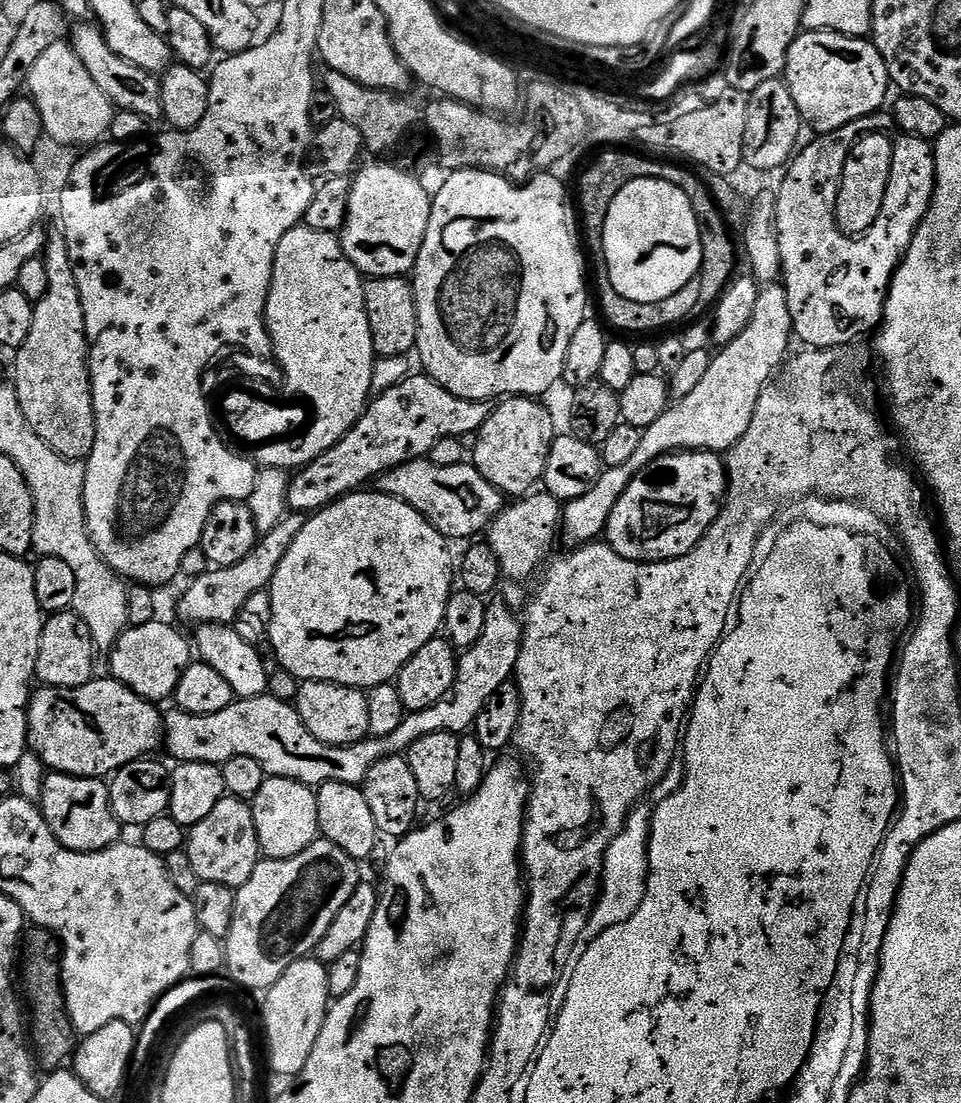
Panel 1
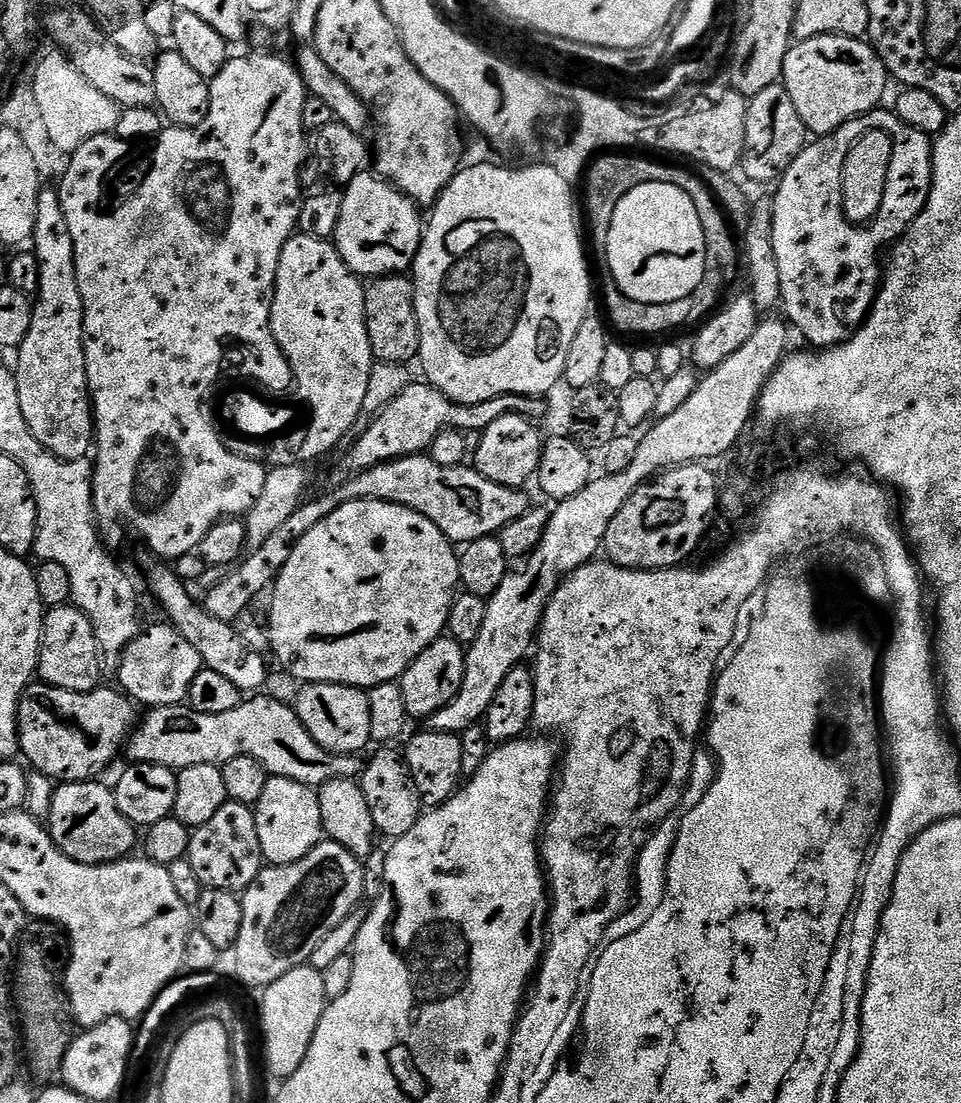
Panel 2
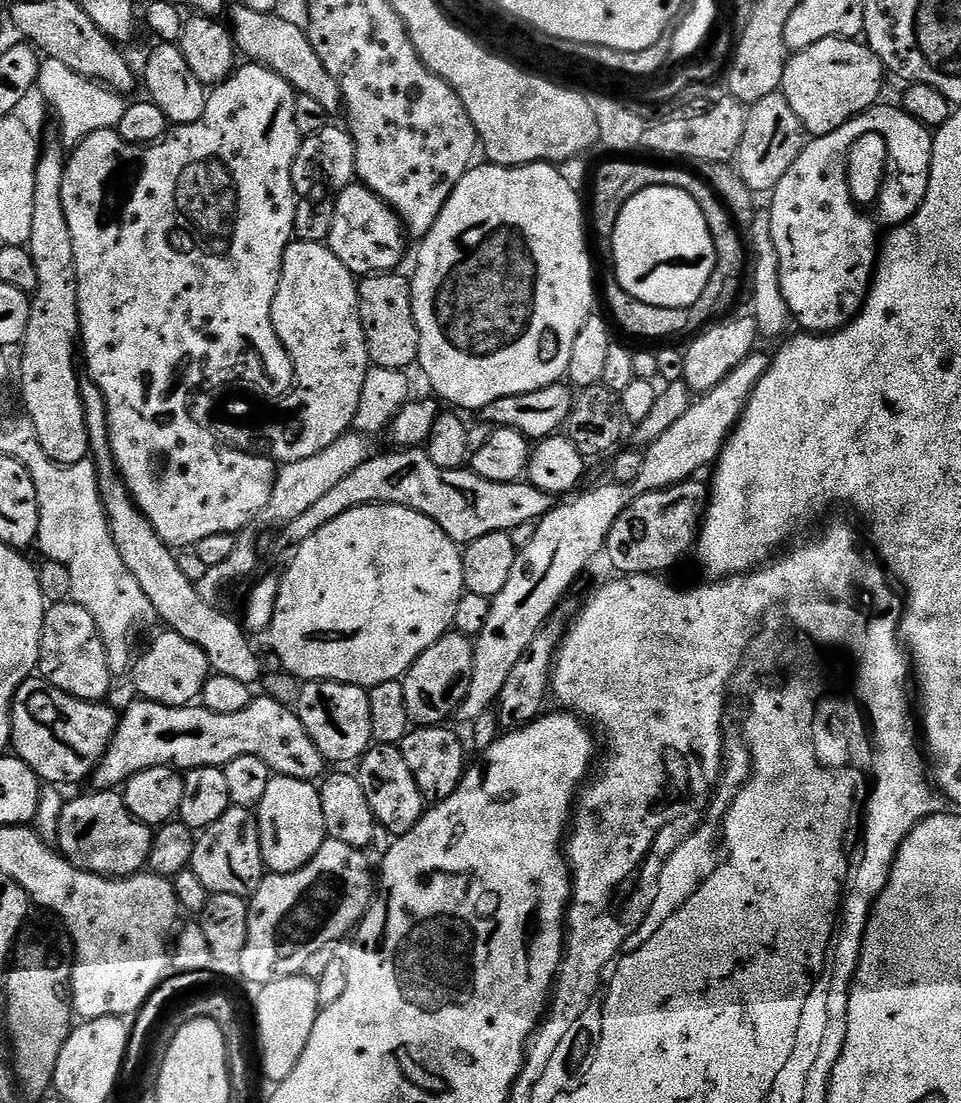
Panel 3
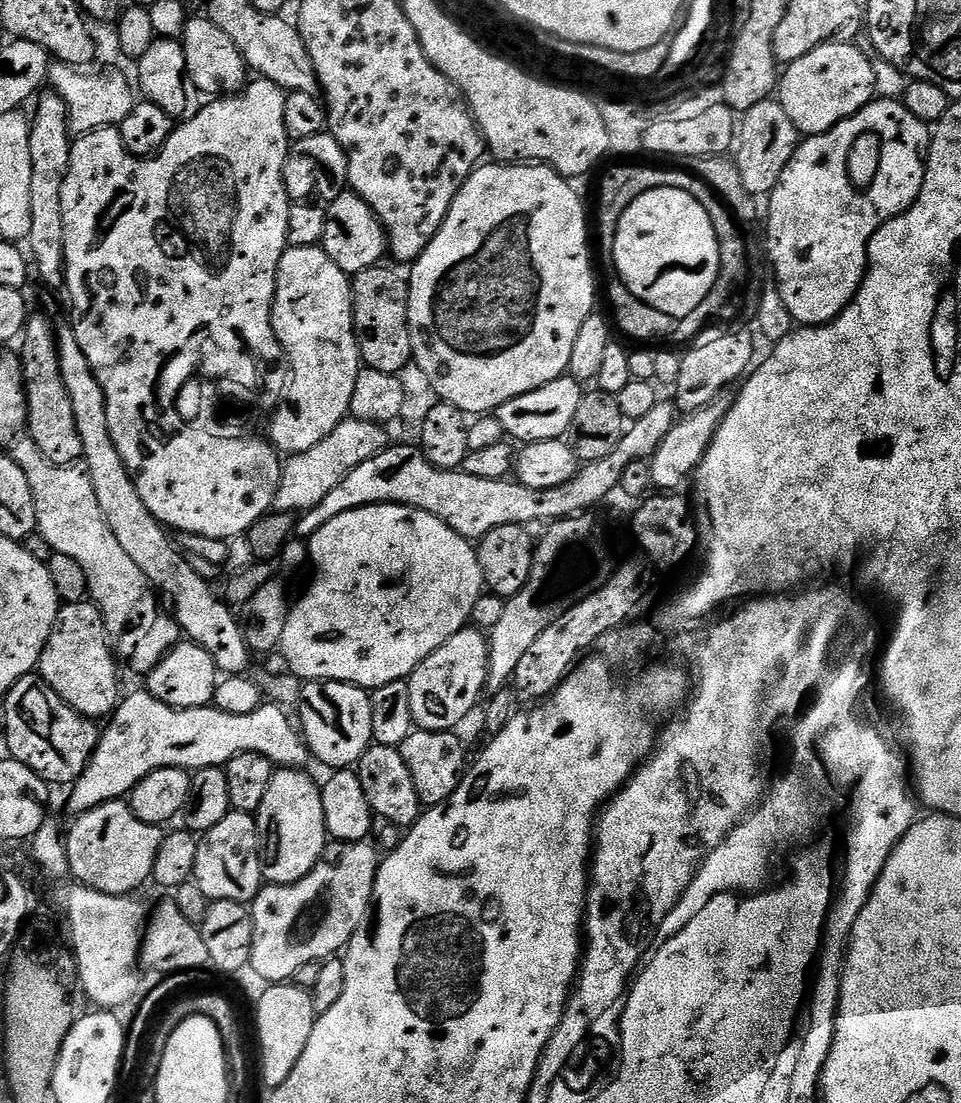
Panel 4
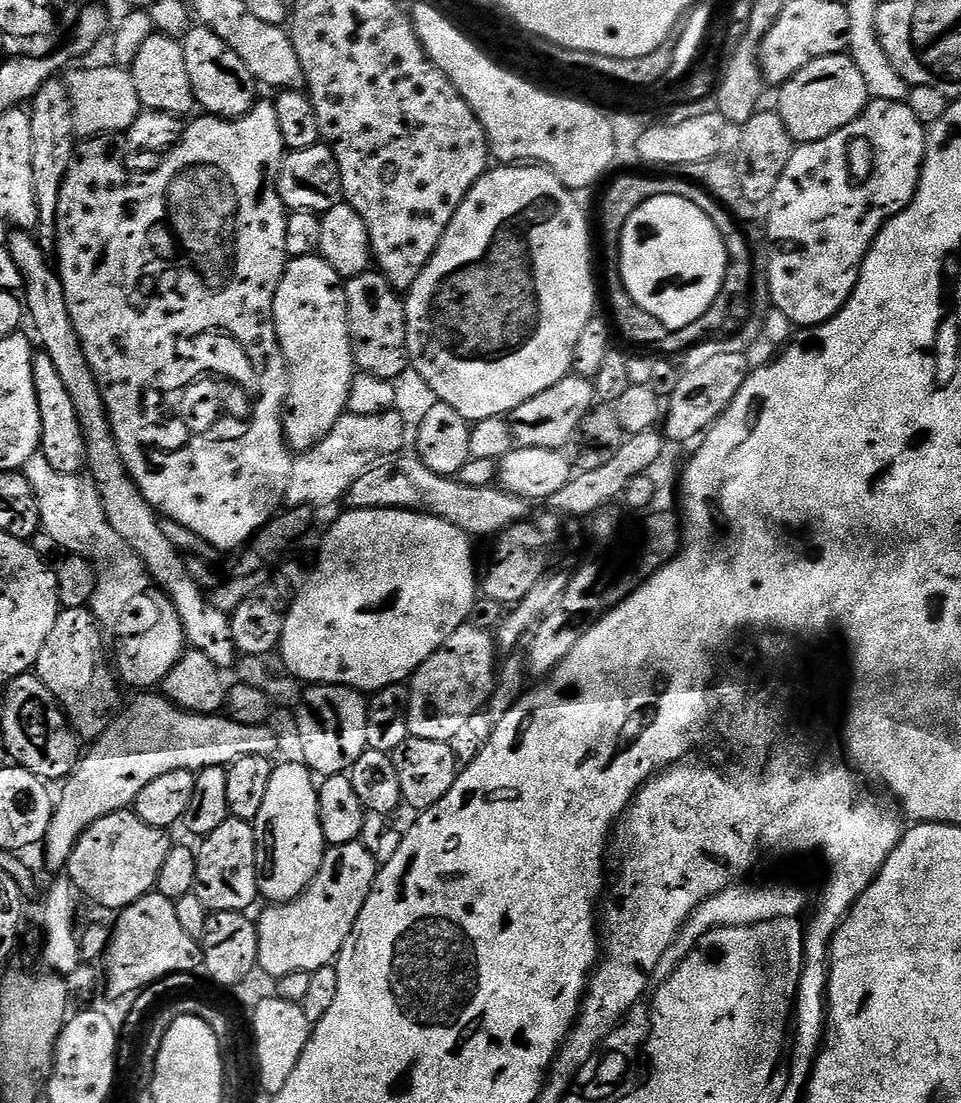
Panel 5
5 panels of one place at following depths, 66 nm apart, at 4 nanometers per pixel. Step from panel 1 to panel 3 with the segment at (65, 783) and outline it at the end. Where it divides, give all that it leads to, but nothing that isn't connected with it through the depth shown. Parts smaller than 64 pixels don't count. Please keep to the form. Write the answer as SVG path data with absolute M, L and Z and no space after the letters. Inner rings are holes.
M91 790L85 796L69 799L62 810L62 818L58 822L58 848L65 860L70 861L75 868L83 868L96 876L135 876L137 872L145 871L150 850L152 849L153 829L141 820L135 820L128 813L128 807L123 795L116 790Z

